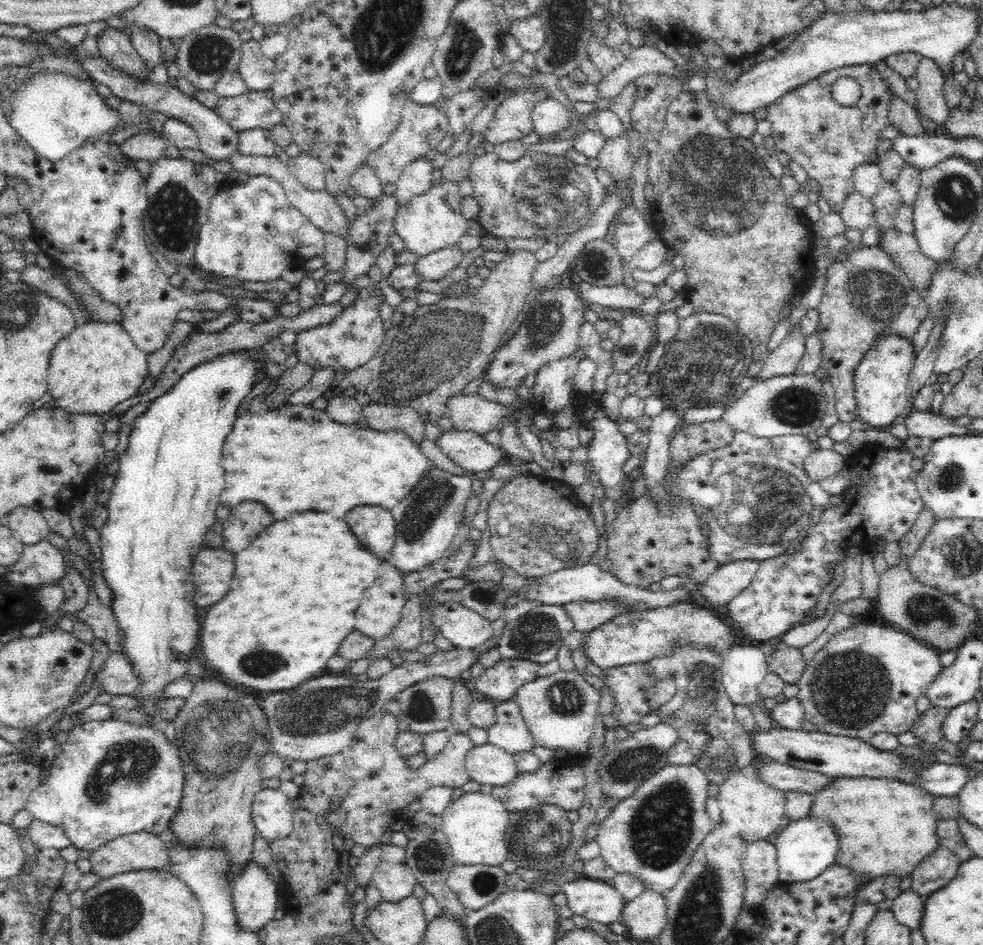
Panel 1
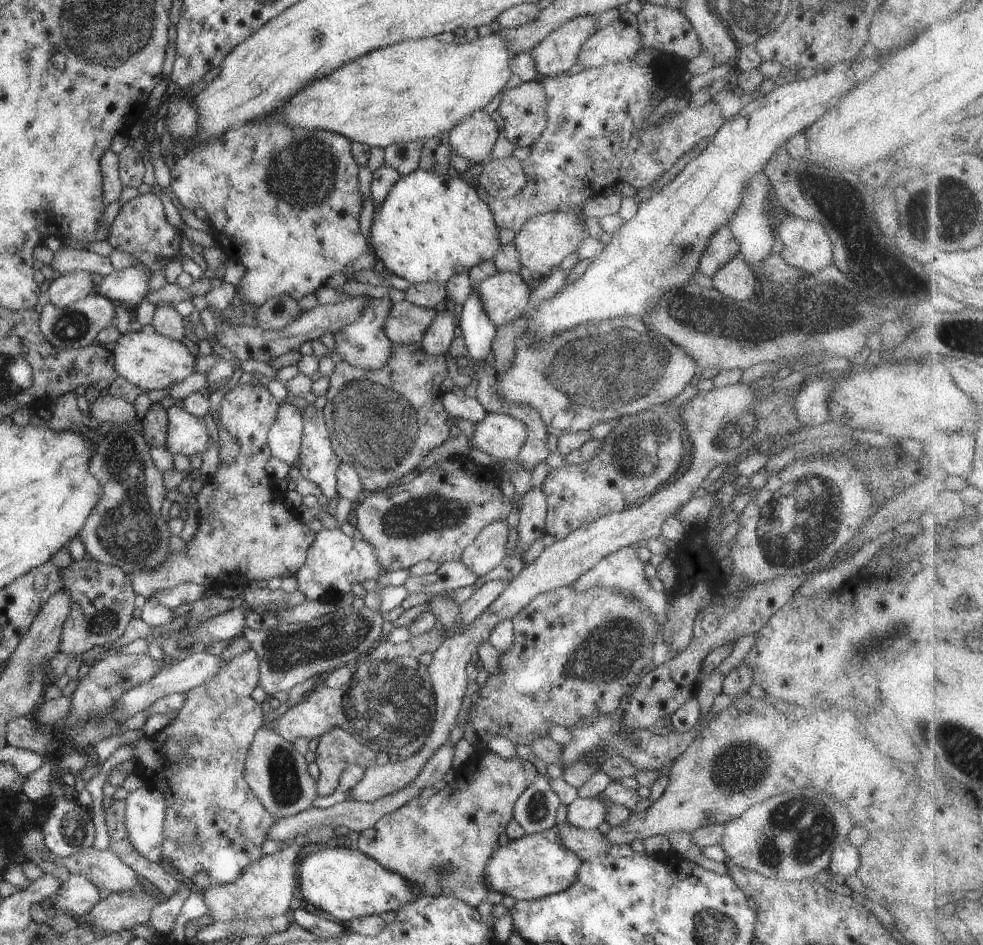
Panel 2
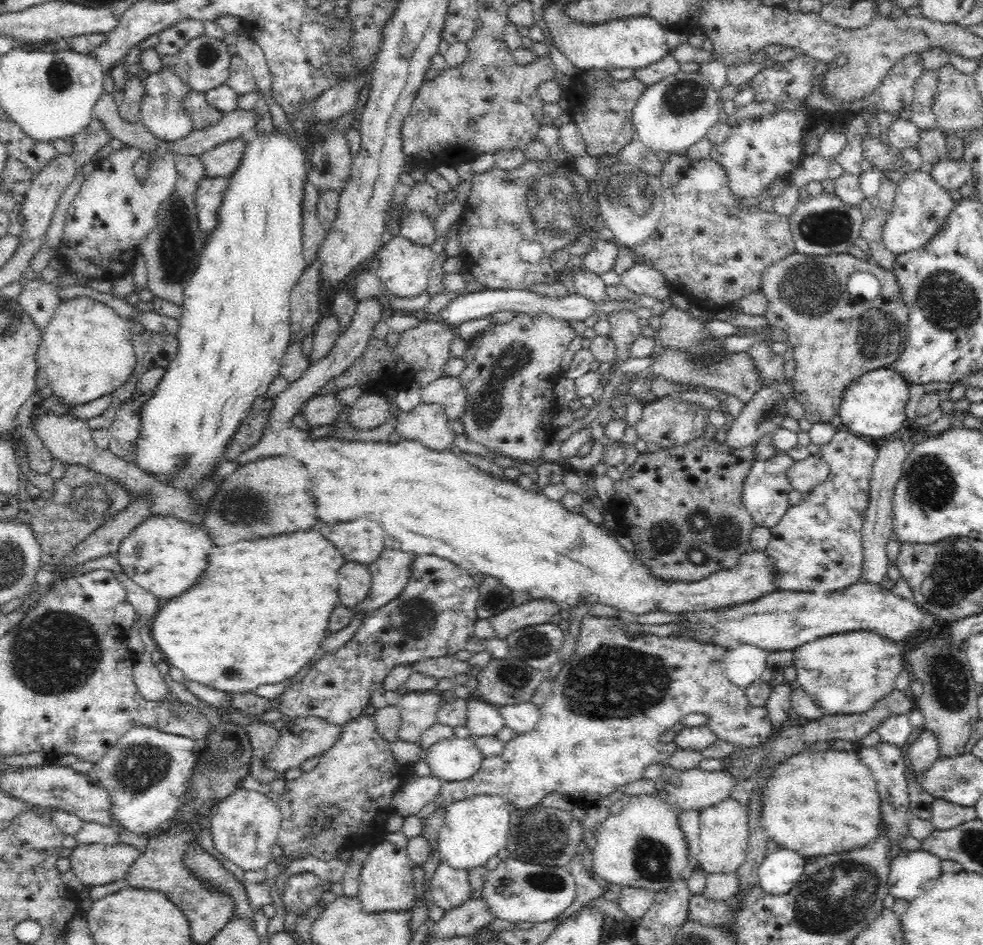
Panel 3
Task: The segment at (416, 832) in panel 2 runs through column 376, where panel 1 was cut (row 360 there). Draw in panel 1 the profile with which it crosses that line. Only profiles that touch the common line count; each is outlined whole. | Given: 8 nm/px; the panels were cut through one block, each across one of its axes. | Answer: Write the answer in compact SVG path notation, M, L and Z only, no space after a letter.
M875 246L856 249L845 260L834 261L828 266L817 311L819 324L815 332L821 340L819 367L826 369L826 378L834 387L835 411L839 421L850 423L859 418L853 382L854 370L860 360L882 334L895 334L912 341L929 308L893 259Z

